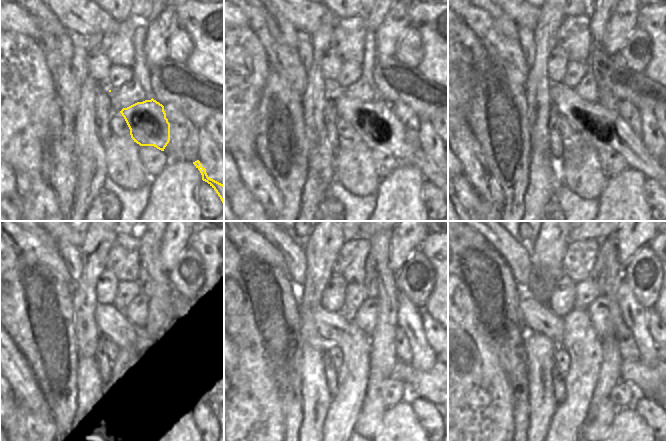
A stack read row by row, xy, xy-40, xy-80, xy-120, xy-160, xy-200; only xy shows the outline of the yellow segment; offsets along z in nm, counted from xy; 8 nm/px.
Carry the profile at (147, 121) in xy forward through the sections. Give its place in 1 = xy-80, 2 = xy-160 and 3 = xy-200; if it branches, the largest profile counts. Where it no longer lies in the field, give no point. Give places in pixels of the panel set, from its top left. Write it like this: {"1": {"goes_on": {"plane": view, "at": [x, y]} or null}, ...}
{"1": {"goes_on": {"plane": "xy-80", "at": [594, 124]}}, "2": {"goes_on": {"plane": "xy-160", "at": [333, 327]}}, "3": {"goes_on": {"plane": "xy-200", "at": [538, 317]}}}

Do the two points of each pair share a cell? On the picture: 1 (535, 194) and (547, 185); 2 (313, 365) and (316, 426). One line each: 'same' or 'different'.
1: same
2: same

